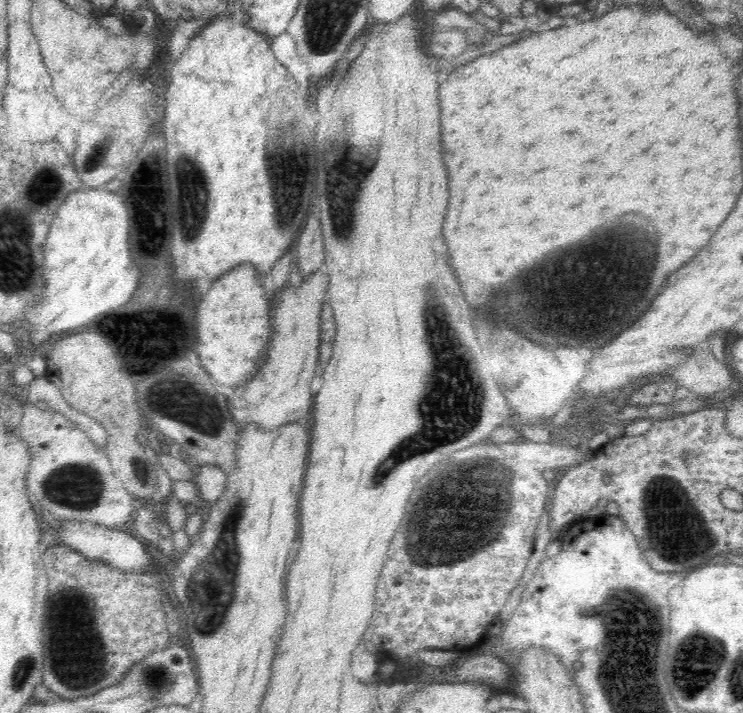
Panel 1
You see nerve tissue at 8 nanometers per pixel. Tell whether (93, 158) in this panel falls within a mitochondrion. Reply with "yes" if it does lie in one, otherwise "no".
yes

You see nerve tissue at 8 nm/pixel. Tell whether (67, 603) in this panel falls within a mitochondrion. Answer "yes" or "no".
yes

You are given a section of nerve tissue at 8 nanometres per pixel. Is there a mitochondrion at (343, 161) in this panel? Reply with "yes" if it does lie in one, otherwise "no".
yes

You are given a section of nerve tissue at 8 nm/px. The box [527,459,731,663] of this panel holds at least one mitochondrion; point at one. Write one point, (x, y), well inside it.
(675, 532)

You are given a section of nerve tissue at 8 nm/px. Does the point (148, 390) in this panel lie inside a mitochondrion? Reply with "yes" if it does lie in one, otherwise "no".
yes

